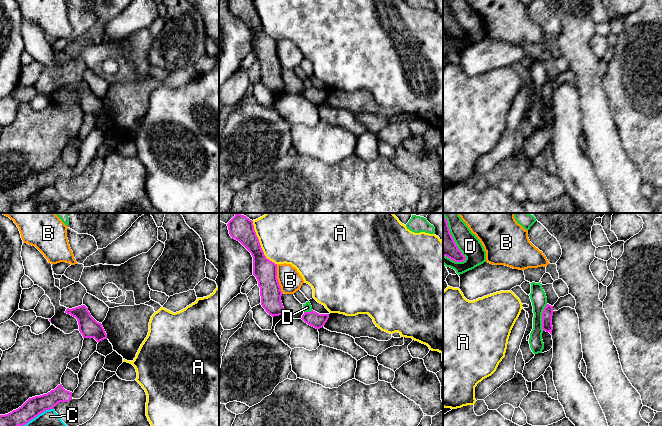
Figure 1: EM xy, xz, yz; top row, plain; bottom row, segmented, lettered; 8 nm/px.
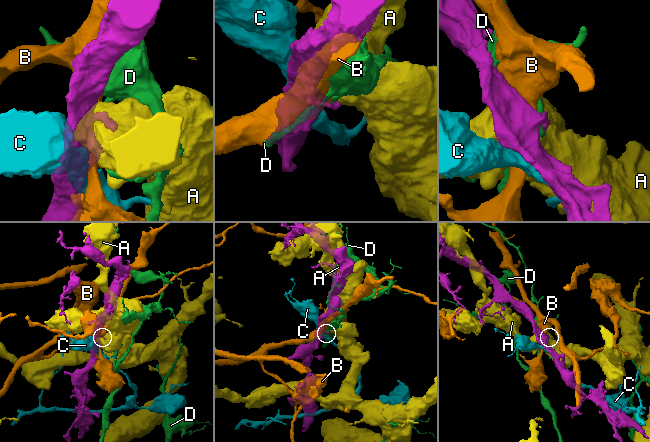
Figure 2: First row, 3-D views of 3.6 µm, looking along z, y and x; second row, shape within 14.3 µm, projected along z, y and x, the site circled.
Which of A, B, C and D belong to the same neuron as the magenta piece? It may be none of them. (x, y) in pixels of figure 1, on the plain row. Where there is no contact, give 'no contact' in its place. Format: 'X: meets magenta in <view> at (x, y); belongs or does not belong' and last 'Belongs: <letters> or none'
A: meets magenta in xz at (260, 22); does not belong
B: meets magenta in xz at (277, 55); does not belong
C: meets magenta in xy at (30, 196); does not belong
D: meets magenta in yz at (542, 93); does not belong
Belongs: none

